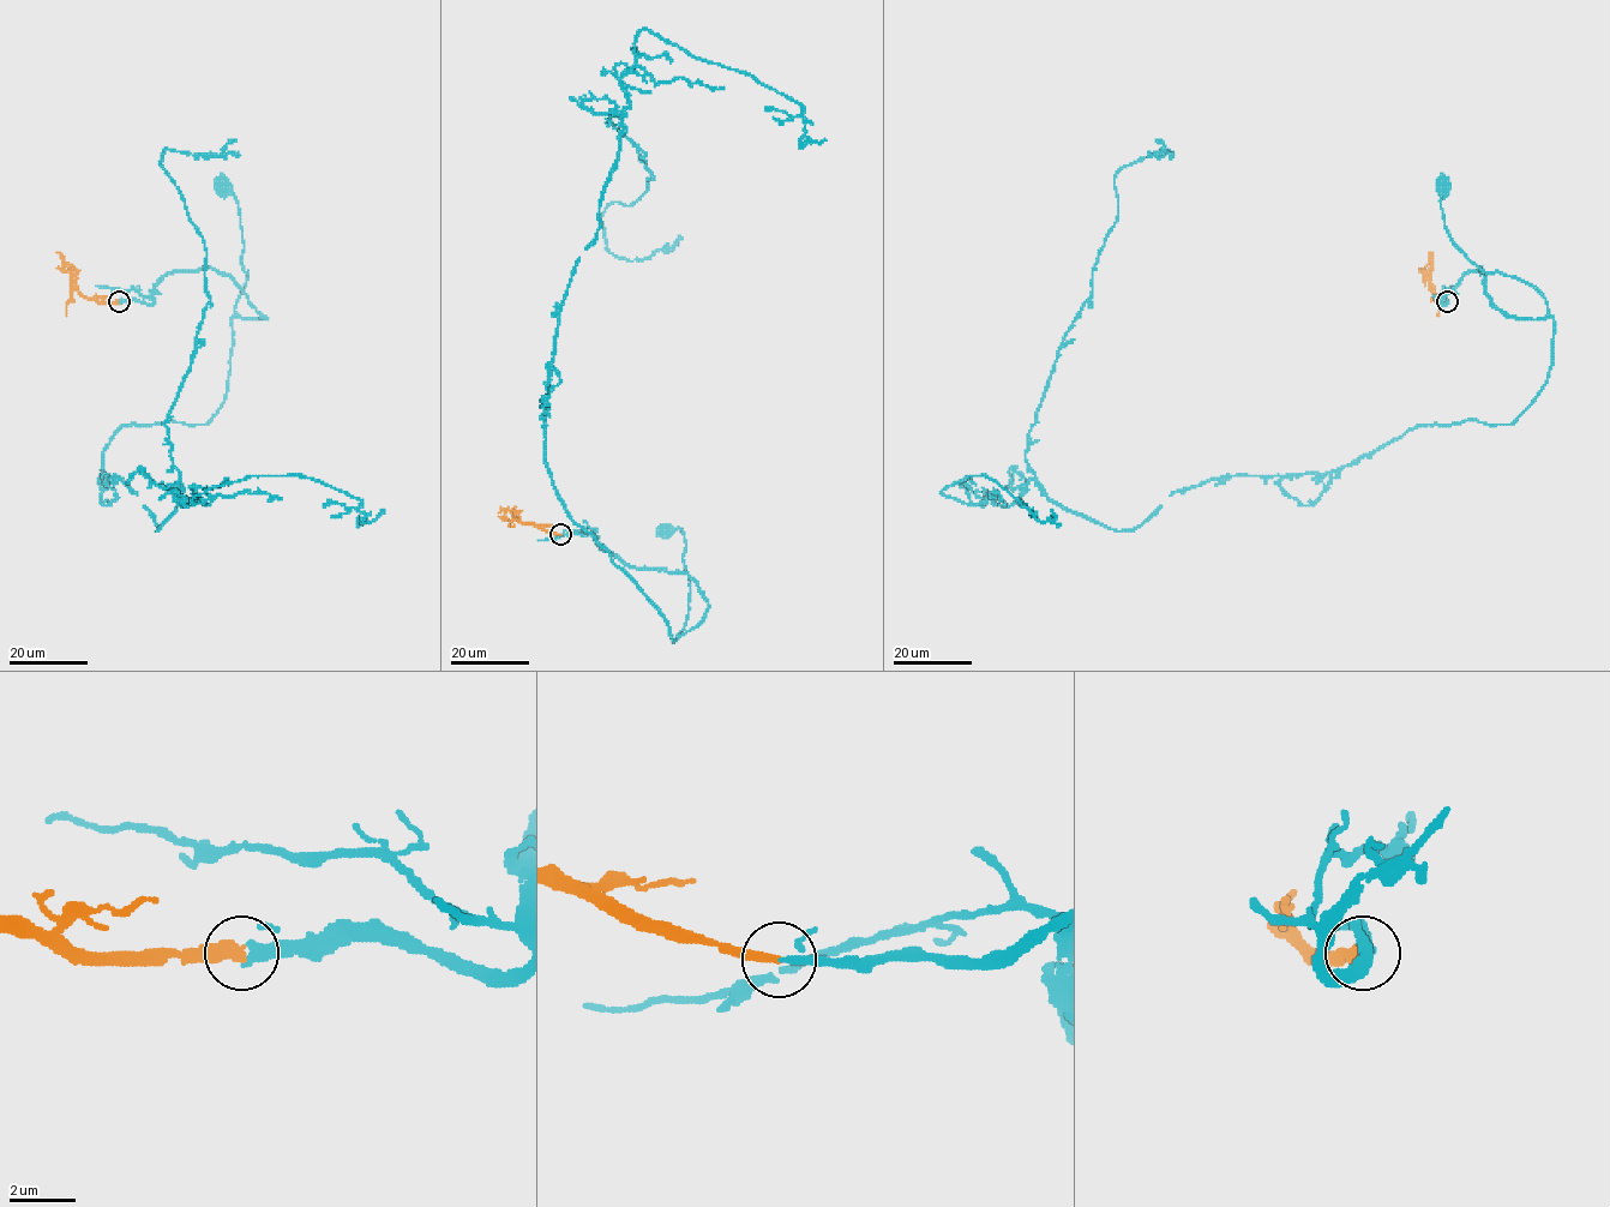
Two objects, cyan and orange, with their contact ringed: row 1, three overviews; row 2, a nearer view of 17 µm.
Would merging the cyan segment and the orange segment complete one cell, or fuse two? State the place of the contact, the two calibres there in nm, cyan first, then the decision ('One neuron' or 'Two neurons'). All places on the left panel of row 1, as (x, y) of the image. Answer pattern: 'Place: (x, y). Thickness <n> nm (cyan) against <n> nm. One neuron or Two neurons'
Place: (119, 301). Thickness 200 nm (cyan) against 360 nm. One neuron

